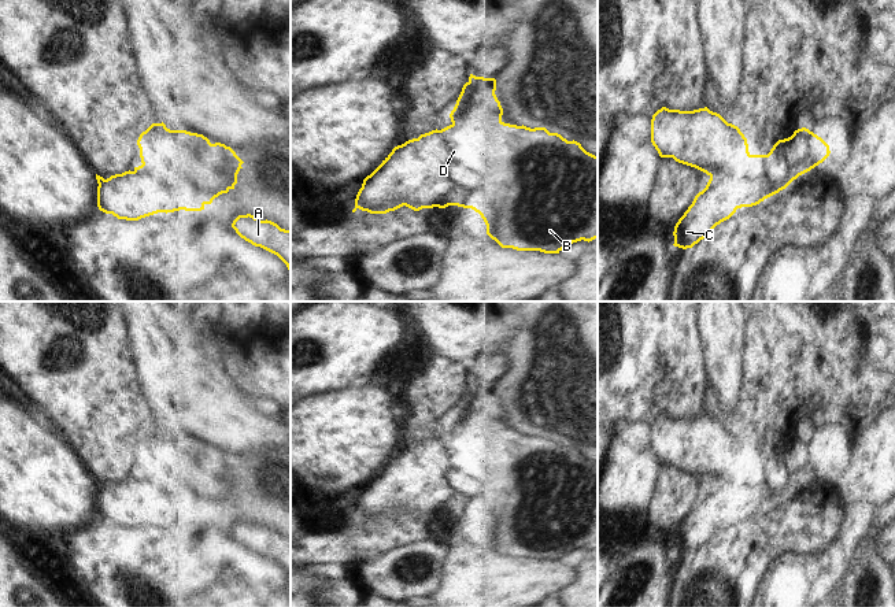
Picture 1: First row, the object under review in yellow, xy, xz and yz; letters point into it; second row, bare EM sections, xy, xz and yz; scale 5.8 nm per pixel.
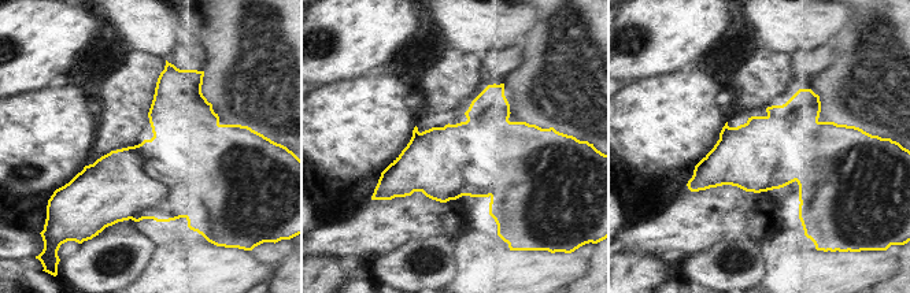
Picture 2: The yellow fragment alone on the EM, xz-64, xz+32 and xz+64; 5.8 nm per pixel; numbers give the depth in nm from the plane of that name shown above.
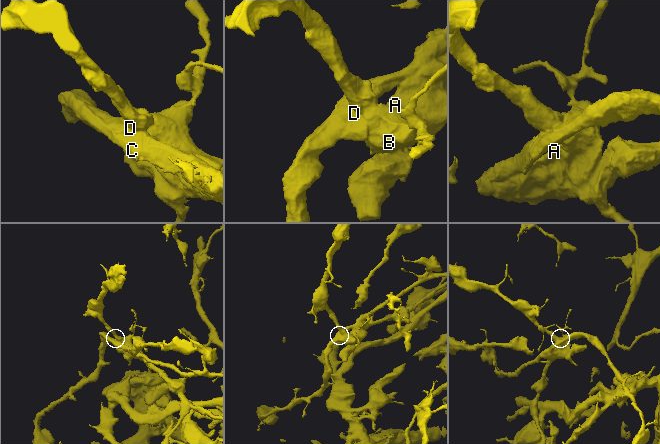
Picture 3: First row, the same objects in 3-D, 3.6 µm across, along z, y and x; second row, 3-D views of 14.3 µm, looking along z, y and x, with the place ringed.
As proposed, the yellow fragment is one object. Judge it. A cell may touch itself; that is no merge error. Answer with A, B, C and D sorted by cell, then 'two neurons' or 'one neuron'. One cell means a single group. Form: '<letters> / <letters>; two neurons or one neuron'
A B / C D; two neurons

